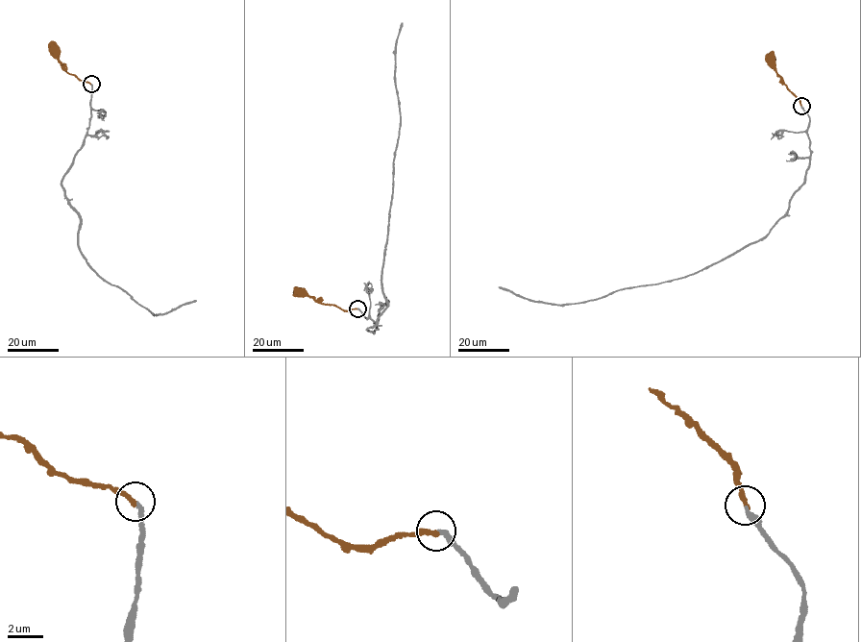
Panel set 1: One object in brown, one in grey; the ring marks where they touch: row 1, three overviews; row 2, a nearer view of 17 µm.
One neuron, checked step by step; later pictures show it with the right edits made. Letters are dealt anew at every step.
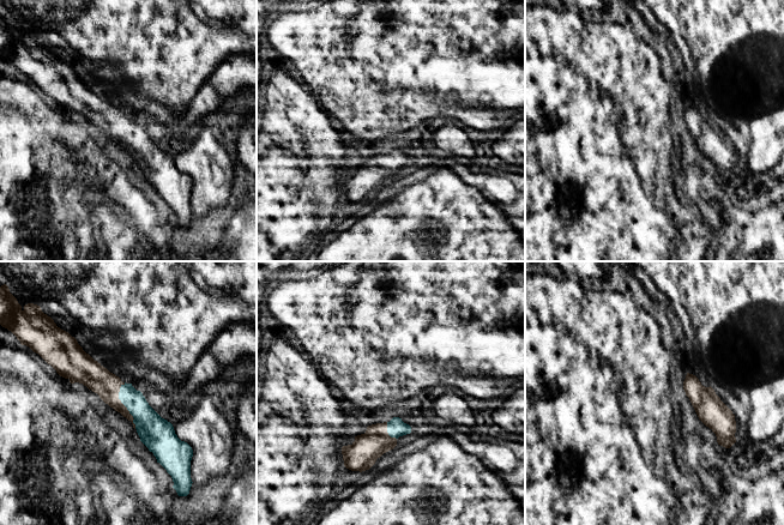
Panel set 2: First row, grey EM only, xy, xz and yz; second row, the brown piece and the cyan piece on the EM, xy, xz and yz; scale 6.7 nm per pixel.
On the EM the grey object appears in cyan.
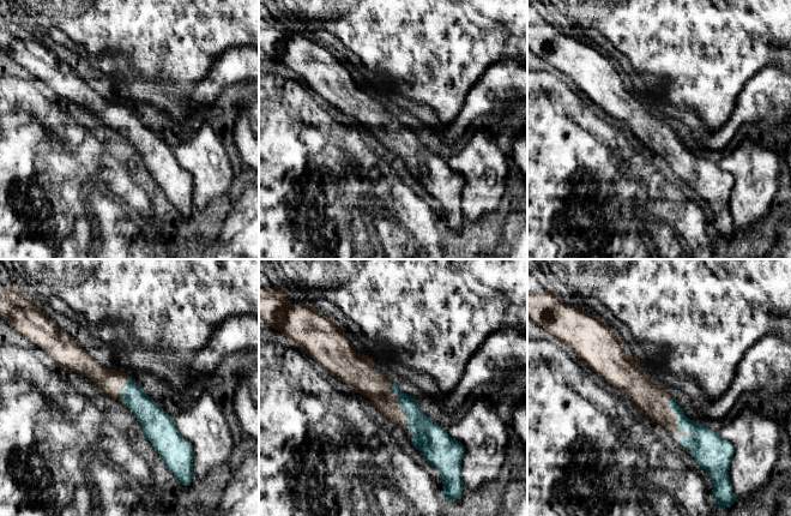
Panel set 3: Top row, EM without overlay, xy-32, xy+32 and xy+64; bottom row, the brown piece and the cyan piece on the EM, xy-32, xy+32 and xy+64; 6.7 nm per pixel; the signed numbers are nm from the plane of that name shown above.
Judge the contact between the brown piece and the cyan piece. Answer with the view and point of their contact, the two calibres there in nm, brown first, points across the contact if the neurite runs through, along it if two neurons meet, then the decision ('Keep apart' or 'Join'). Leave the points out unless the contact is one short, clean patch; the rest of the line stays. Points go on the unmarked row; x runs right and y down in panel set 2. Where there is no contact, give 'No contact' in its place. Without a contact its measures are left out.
Touches brown at xy (124, 137). Thickness 180 nm (brown) against 200 nm. Path across: xy (98, 110), (124, 137), (152, 161). Join

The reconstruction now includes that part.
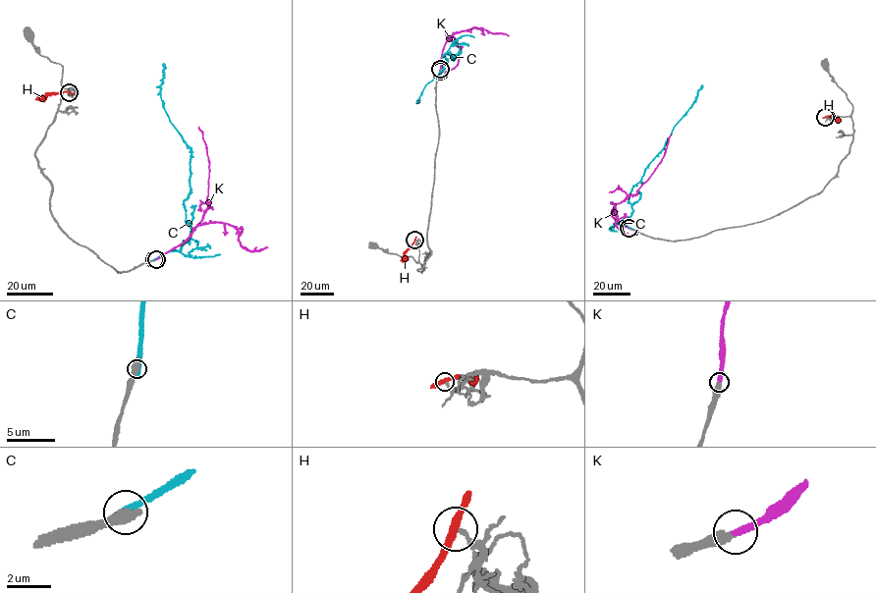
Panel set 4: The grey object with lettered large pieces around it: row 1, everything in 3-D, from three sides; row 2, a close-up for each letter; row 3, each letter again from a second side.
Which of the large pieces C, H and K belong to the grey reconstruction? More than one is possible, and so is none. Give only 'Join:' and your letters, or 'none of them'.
Join: K

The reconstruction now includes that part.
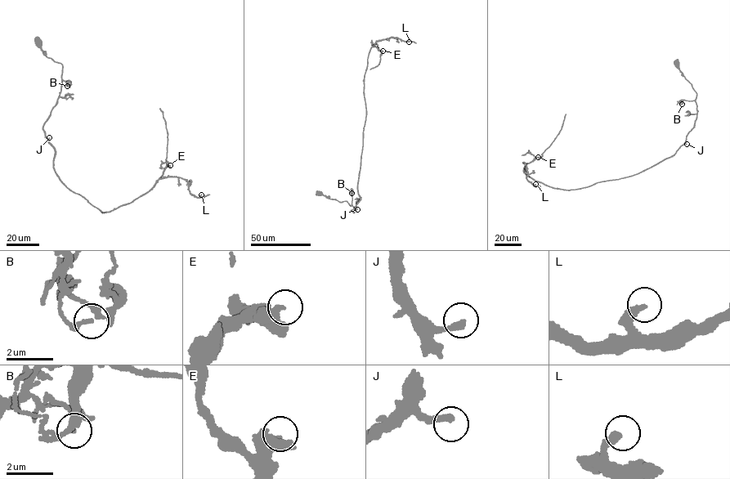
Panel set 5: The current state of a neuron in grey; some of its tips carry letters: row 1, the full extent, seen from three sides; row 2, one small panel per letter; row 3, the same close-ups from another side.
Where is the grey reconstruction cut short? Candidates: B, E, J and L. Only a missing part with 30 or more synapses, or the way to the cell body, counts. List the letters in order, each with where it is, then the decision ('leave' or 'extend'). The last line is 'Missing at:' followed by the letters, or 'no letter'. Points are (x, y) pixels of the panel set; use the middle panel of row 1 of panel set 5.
B: place (351, 193); leave
E: place (382, 51); leave
J: place (357, 209); extend
L: place (409, 42); leave
Missing at: J

